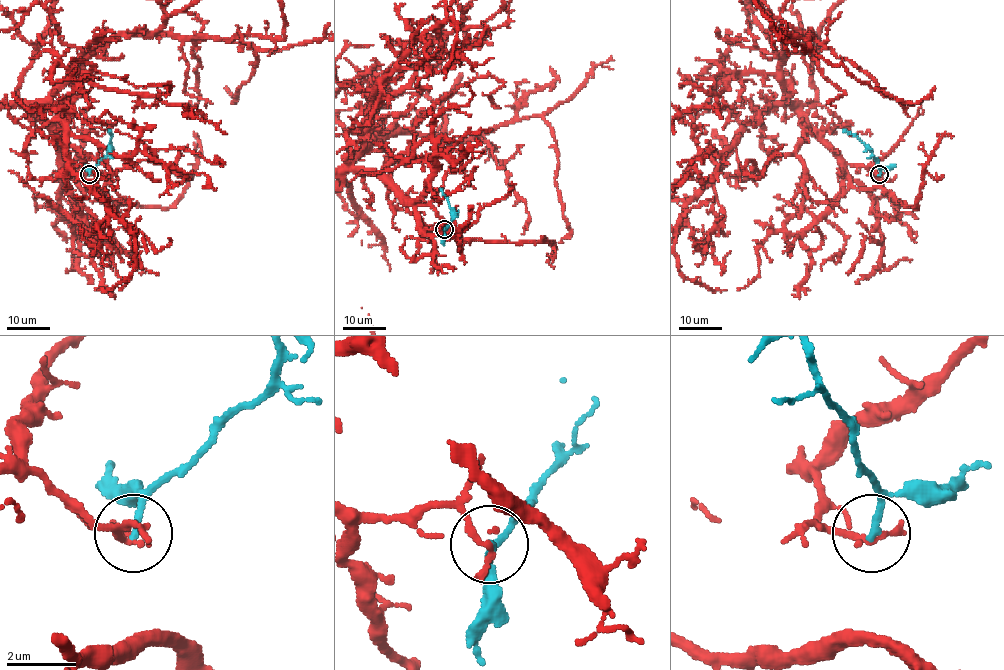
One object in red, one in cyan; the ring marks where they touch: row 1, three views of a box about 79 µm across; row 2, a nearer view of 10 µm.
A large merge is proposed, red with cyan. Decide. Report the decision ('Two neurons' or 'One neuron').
Two neurons

